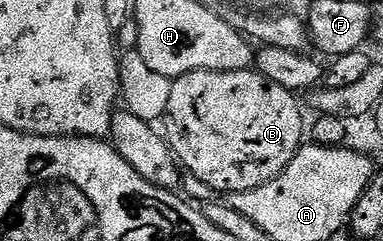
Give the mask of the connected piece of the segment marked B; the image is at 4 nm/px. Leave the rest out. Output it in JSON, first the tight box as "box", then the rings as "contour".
{"box":[165,68,305,195],"contour":[[[254,68],[218,73],[193,71],[171,82],[169,105],[165,116],[165,136],[180,166],[201,183],[215,188],[220,195],[261,187],[278,176],[305,141],[303,113],[294,92],[261,75]]]}

